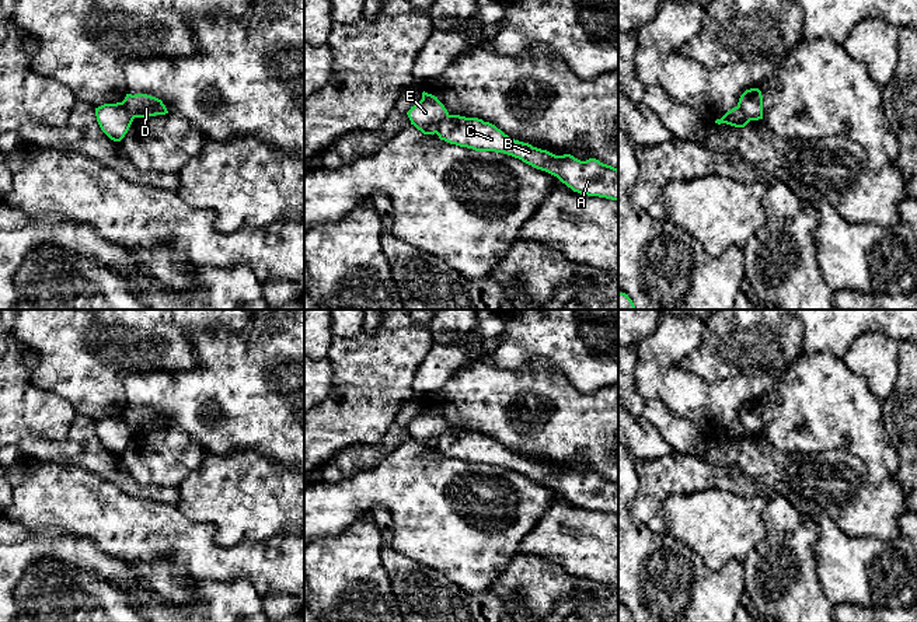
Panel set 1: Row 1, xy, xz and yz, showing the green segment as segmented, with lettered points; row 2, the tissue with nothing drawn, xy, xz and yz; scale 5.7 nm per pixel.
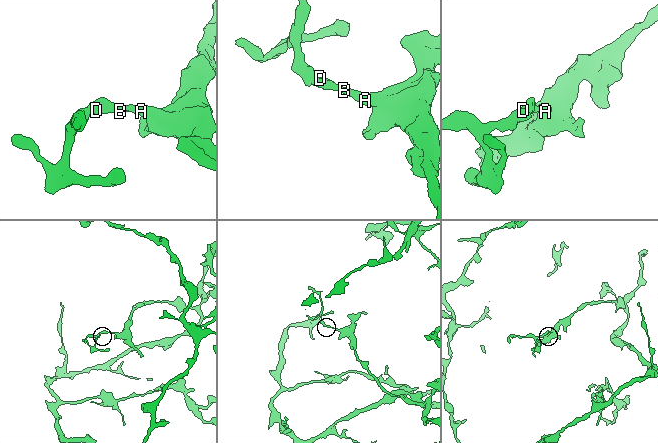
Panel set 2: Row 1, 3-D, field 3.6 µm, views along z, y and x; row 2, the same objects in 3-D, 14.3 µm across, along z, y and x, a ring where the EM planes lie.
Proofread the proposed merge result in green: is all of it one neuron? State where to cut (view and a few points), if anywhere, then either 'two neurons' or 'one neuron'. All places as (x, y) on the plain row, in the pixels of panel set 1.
cut in xz along (449, 429), (438, 439), (435, 446); two neurons

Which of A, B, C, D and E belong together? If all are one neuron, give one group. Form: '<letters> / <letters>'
A B C D / E

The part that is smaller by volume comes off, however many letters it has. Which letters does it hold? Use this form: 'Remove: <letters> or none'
Remove: E

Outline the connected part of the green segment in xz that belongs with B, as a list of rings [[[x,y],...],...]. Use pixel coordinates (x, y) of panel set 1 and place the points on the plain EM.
[[[449,429],[436,443],[440,454],[475,465],[495,465],[557,490],[573,506],[618,514],[618,483],[596,472],[580,475],[571,468],[555,469],[515,454],[489,436]]]

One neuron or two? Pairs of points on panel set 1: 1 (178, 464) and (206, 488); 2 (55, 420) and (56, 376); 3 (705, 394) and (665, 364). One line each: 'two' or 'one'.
1: two
2: two
3: one

